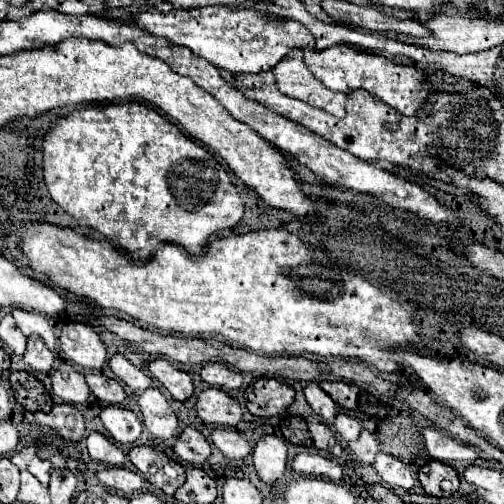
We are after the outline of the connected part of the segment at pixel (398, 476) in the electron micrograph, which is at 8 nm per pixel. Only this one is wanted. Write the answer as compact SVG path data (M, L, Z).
M379 453L373 467L381 475L381 479L387 487L393 487L393 489L399 487L399 489L407 491L415 485L415 479L413 479L413 473L409 471L409 467L387 453Z

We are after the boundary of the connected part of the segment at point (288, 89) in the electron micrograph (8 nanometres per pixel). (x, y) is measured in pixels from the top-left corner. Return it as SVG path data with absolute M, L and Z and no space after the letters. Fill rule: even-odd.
M293 47L275 67L275 81L277 89L285 93L287 97L305 101L313 107L319 107L323 111L333 113L335 117L345 117L345 103L347 103L347 93L341 91L331 91L327 89L317 77L307 69L303 61L303 49Z

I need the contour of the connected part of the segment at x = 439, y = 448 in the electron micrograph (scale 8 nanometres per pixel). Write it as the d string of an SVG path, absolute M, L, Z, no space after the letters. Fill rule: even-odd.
M427 427L423 431L423 441L425 441L429 455L433 459L441 461L441 463L449 463L449 461L469 461L469 463L473 463L479 457L471 447L451 439L449 435L443 435L443 431L439 431L435 427Z

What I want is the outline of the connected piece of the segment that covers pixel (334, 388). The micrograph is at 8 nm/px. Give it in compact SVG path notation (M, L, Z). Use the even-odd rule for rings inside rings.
M323 381L321 389L325 393L329 393L329 397L343 409L355 409L357 407L357 395L359 395L359 387L355 385L347 385L347 383L335 383L335 381Z

